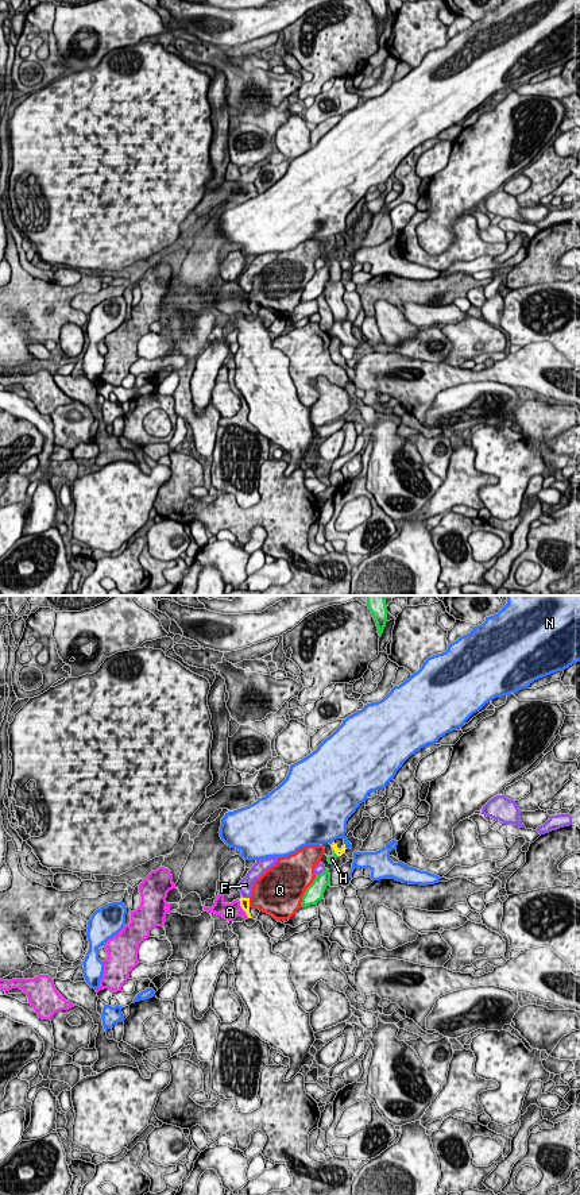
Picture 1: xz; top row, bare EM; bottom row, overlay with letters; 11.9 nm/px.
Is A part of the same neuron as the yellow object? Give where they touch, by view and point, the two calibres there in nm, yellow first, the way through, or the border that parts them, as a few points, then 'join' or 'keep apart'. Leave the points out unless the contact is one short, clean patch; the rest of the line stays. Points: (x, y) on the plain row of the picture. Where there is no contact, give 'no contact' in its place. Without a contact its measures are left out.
meets yellow in xz at (242, 303); 130 nm thick on the yellow side, 200 nm on the other; runs through xz (244, 297), (242, 303), (229, 307); join

